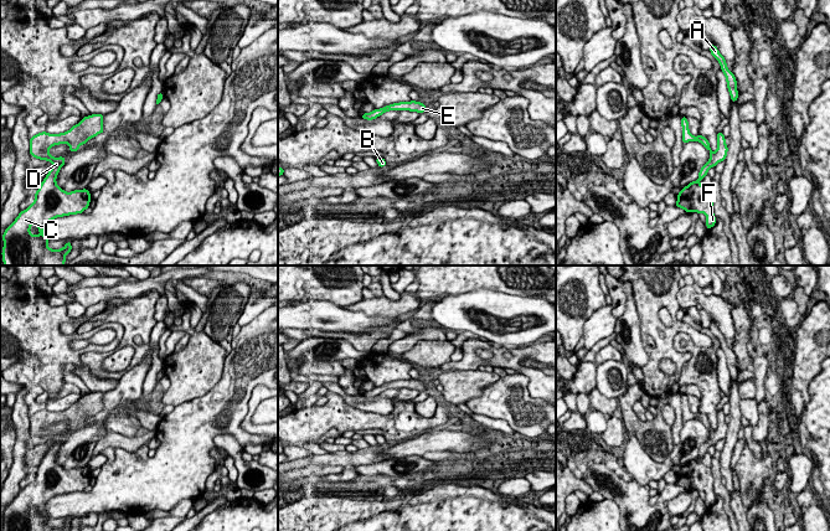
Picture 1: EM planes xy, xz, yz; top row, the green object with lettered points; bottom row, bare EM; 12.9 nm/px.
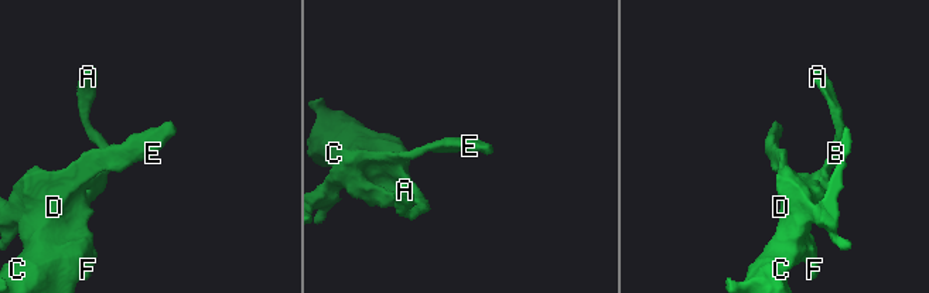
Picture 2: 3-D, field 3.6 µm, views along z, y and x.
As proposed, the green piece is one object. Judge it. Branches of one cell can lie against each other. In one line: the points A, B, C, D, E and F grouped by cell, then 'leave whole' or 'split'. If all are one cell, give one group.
A B C D E F | leave whole

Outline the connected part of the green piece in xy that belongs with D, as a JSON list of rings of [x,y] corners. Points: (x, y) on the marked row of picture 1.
[[[91,114],[65,133],[42,132],[30,138],[30,155],[53,166],[33,195],[33,202],[20,211],[1,236],[4,266],[65,266],[65,257],[72,251],[71,241],[63,248],[48,248],[50,239],[43,234],[46,225],[57,217],[83,213],[92,199],[88,189],[66,192],[57,185],[57,174],[66,159],[53,158],[48,150],[67,143],[69,151],[78,151],[81,145],[104,132],[103,118],[104,114]]]

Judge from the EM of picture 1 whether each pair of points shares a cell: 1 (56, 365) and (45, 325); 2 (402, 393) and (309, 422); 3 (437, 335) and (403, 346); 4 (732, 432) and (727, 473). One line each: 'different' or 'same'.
1: same
2: different
3: same
4: same

